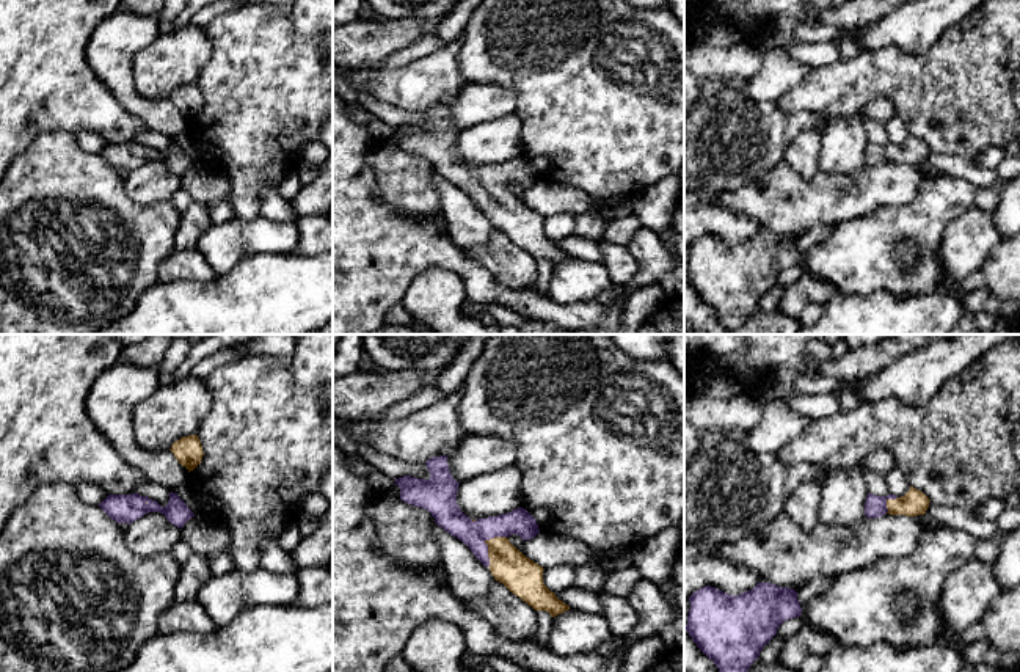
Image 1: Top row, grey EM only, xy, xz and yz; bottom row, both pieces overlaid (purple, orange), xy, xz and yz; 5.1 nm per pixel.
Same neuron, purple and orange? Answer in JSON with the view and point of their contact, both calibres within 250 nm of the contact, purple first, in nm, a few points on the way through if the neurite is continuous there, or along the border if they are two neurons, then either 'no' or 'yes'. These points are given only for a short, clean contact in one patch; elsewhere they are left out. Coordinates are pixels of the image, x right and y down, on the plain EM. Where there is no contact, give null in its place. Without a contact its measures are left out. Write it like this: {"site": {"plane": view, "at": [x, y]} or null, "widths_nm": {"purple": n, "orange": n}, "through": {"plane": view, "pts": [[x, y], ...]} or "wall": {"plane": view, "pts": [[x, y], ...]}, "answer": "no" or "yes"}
{"site": {"plane": "xz", "at": [487, 193]}, "widths_nm": {"purple": 140, "orange": 190}, "answer": "yes"}

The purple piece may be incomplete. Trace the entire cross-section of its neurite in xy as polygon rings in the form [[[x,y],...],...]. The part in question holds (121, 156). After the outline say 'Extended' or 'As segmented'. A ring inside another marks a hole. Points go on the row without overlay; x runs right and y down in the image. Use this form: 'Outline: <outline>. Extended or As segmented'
Outline: [[[138,141],[132,143],[108,143],[99,155],[116,171],[133,171],[149,160],[160,160],[166,168],[177,174],[184,173],[195,165],[188,154],[177,144],[177,141],[169,141],[168,152],[162,155],[157,149],[149,148],[148,144],[140,144]]]. As segmented

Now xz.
Outline: [[[432,105],[425,110],[430,127],[403,124],[395,127],[400,148],[428,159],[435,171],[469,195],[474,204],[490,217],[496,229],[519,245],[535,259],[556,265],[570,257],[543,231],[543,215],[526,206],[507,187],[512,182],[530,188],[540,182],[535,166],[523,155],[497,165],[471,168],[457,152],[457,130],[447,113],[447,105]]]. Extended

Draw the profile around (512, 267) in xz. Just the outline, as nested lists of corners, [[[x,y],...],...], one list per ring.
[[[496,229],[490,242],[464,250],[466,256],[482,264],[494,283],[510,290],[530,290],[537,284],[537,259]]]

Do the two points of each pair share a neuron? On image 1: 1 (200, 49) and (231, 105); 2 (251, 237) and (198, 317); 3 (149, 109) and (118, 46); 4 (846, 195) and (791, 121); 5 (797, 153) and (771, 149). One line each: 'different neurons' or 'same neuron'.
1: different neurons
2: different neurons
3: same neuron
4: different neurons
5: different neurons

